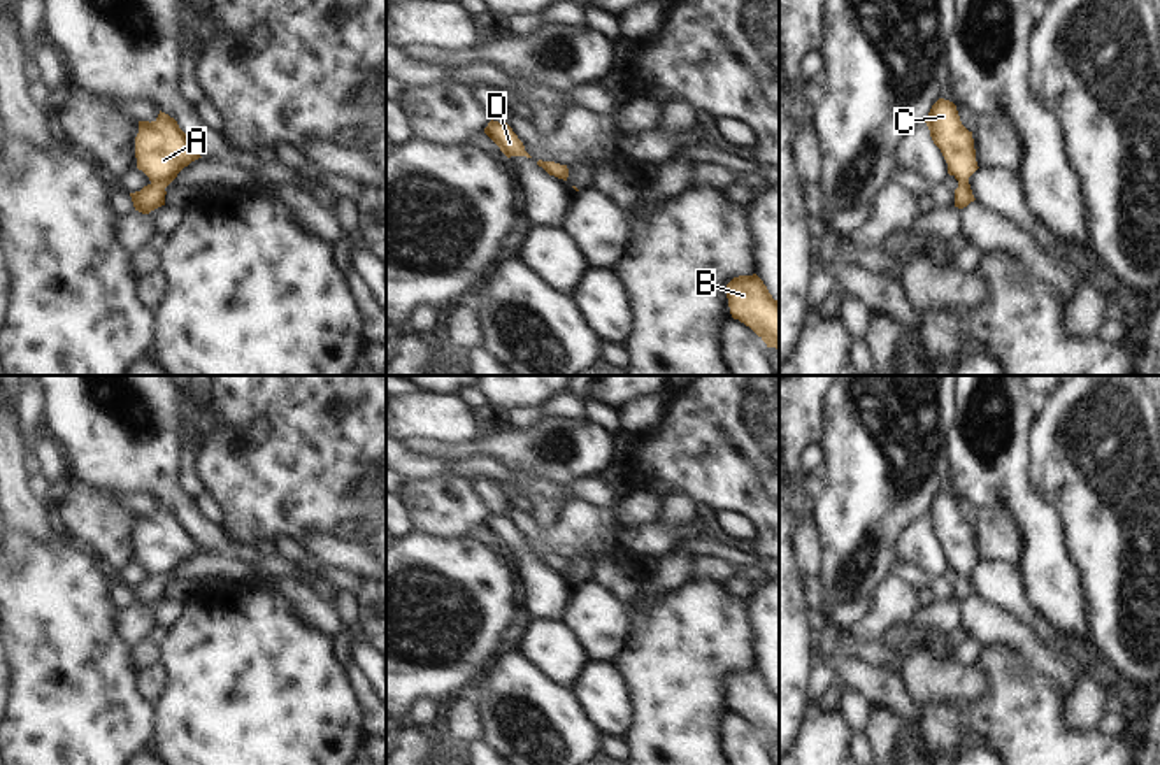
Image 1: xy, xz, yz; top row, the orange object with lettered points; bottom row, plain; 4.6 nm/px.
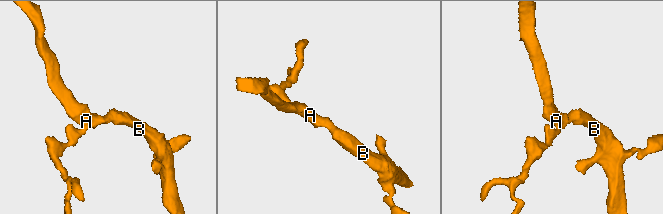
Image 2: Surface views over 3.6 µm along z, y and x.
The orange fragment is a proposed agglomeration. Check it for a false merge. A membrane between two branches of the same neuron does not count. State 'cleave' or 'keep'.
keep

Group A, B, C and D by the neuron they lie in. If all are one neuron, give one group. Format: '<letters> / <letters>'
A B C D

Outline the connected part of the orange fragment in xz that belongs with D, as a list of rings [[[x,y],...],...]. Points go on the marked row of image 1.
[[[490,121],[484,128],[484,133],[500,147],[500,151],[511,158],[511,156],[526,156],[532,158],[526,151],[523,142],[518,139],[518,135],[512,132],[512,128],[507,123]]]

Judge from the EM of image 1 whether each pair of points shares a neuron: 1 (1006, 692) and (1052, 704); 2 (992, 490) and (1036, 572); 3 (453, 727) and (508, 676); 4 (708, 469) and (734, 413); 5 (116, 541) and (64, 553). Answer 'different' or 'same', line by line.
1: same
2: same
3: different
4: same
5: different

